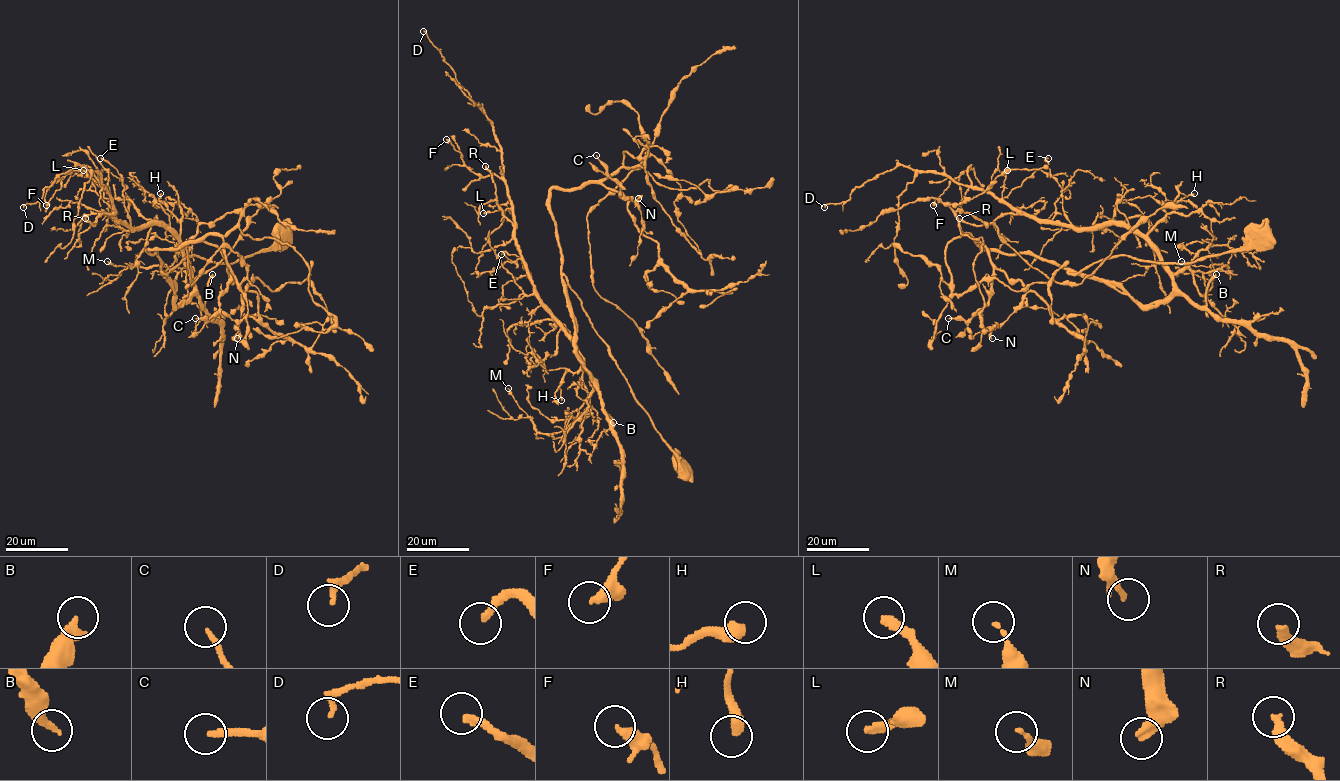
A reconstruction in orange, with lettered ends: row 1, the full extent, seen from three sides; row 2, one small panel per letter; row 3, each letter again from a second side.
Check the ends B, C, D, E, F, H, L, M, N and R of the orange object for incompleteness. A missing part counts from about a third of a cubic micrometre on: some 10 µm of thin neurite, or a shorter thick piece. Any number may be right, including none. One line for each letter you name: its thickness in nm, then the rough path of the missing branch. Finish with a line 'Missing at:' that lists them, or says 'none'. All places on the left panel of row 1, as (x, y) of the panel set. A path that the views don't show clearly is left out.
C: 220 nm
R: 260 nm | (85, 218), (58, 256)
Missing at: C, R

